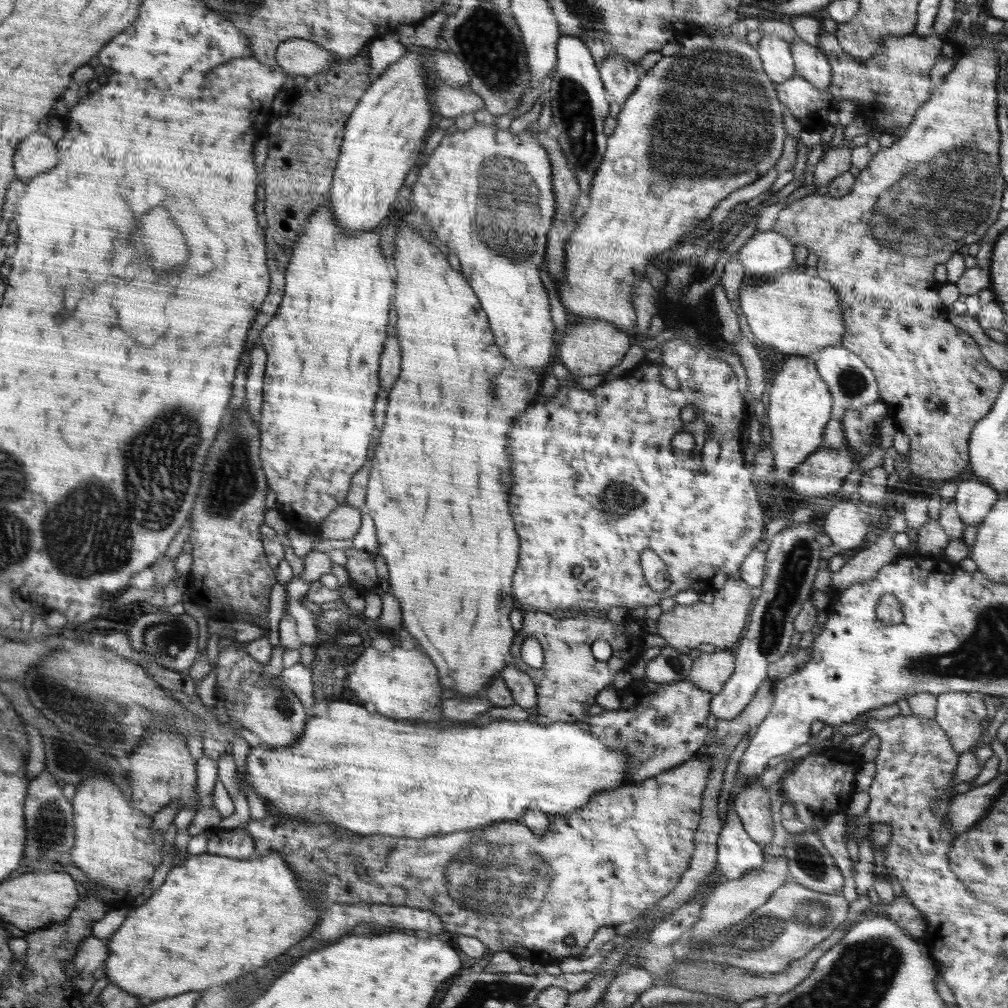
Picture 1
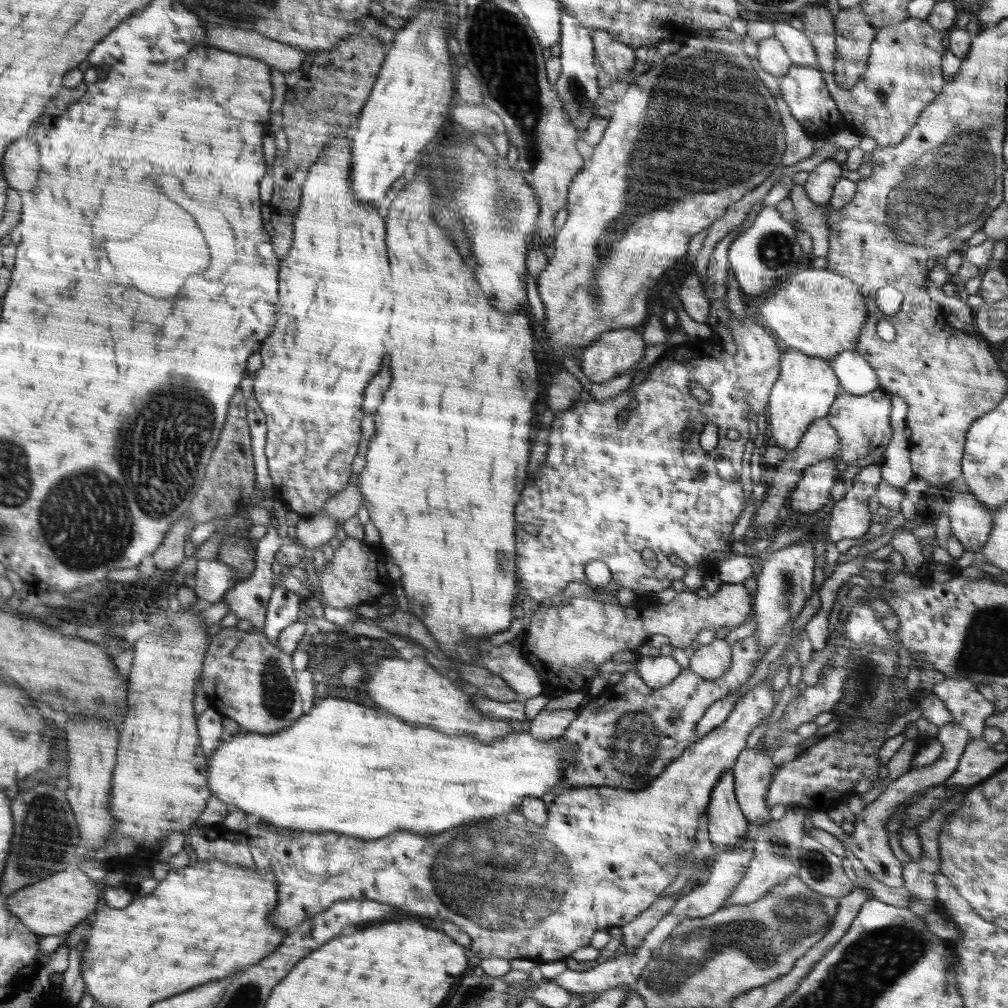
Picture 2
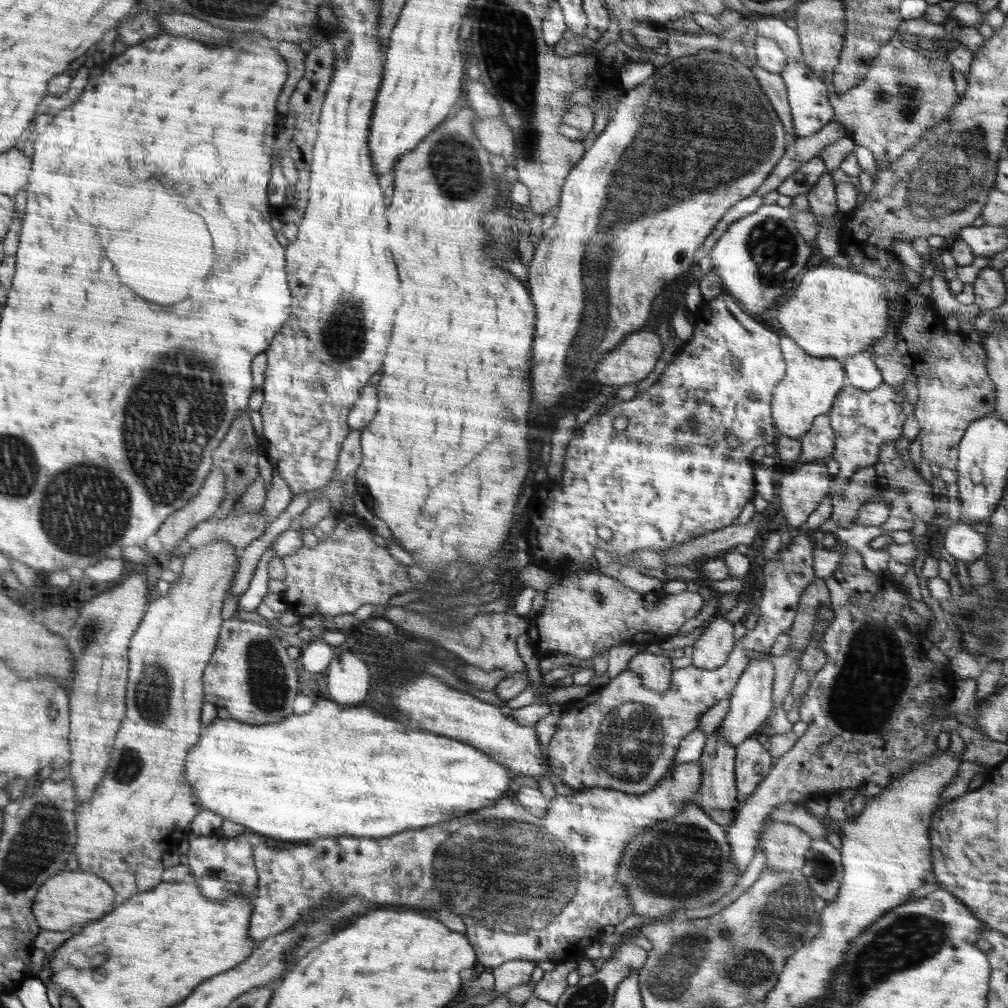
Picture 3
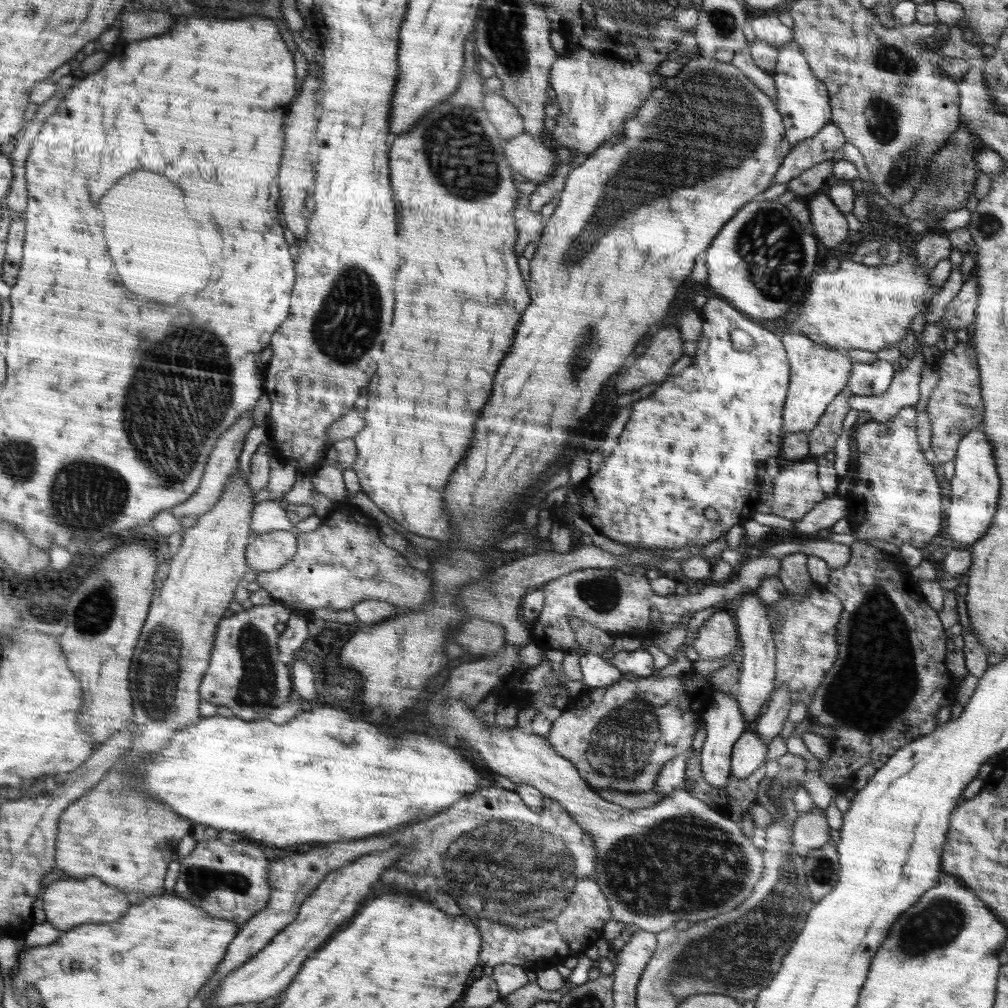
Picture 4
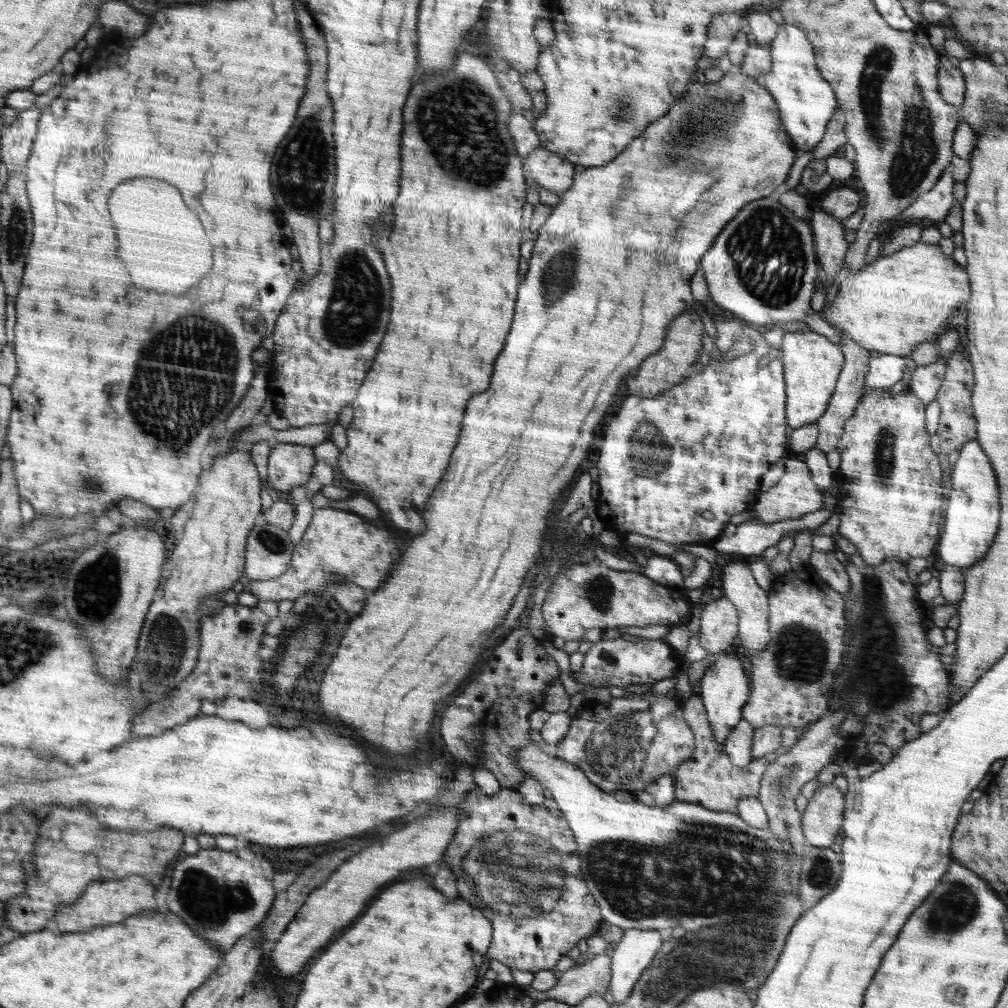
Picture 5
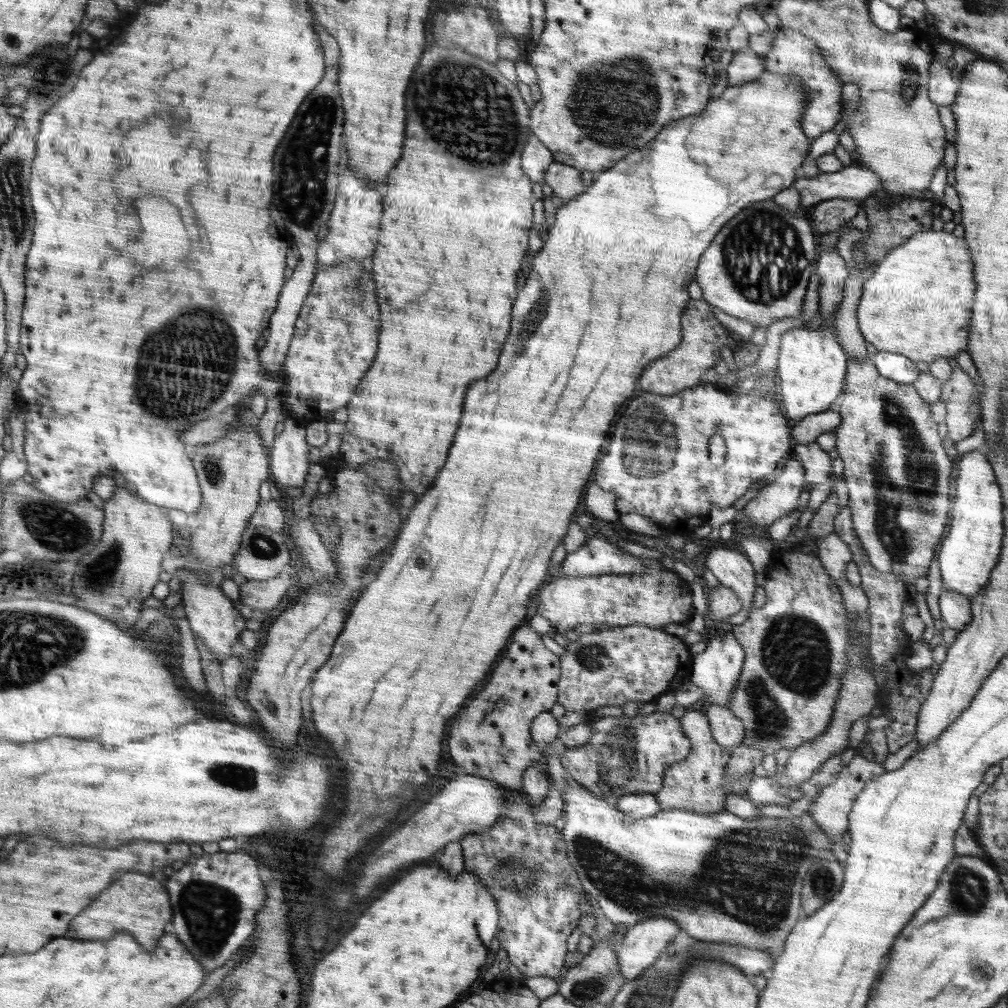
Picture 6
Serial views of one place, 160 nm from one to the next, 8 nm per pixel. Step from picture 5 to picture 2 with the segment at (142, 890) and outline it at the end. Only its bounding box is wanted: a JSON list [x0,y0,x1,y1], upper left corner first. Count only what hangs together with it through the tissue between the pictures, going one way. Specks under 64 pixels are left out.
[8,866,98,937]

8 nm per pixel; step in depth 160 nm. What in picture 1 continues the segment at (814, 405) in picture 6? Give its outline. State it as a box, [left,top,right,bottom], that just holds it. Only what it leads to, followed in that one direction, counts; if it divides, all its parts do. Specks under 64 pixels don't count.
[764,355,832,481]

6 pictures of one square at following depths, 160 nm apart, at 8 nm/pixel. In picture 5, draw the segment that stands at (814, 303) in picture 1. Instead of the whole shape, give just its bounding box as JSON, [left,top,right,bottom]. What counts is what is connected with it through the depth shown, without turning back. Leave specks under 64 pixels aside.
[820,241,970,357]

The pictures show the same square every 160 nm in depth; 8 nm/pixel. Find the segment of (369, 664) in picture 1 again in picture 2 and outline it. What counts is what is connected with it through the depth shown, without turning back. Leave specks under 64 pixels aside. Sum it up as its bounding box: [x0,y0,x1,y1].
[368,656,512,742]

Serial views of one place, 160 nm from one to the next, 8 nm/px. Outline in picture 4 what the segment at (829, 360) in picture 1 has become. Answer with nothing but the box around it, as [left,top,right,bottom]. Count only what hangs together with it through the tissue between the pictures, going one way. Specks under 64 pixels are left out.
[847,360,897,396]

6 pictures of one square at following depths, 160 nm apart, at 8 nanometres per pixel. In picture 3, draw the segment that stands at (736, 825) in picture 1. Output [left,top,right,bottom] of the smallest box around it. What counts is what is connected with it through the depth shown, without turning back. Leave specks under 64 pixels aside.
[699,731,741,828]

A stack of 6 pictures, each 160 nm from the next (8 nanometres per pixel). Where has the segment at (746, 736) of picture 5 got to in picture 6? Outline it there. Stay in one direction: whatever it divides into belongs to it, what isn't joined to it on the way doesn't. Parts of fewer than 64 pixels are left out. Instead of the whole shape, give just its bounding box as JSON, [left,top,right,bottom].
[703,704,744,749]

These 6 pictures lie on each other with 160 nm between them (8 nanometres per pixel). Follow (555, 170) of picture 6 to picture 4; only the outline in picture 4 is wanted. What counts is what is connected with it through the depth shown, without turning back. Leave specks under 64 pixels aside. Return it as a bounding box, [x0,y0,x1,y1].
[501,133,557,185]

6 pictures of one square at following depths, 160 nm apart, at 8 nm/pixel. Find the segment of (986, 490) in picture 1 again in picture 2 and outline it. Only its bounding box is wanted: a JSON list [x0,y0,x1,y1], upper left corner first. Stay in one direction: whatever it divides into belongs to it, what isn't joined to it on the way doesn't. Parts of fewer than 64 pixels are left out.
[950,493,992,552]

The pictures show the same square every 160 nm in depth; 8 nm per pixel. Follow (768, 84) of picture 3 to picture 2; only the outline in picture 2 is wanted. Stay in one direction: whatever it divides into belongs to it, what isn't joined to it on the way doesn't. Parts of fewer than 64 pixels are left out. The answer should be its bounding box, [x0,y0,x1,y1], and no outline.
[775,96,814,166]

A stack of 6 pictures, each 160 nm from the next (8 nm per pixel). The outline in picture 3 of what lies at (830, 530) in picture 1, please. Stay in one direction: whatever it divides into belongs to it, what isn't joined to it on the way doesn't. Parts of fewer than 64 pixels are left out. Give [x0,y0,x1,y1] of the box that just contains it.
[827,466,878,528]

